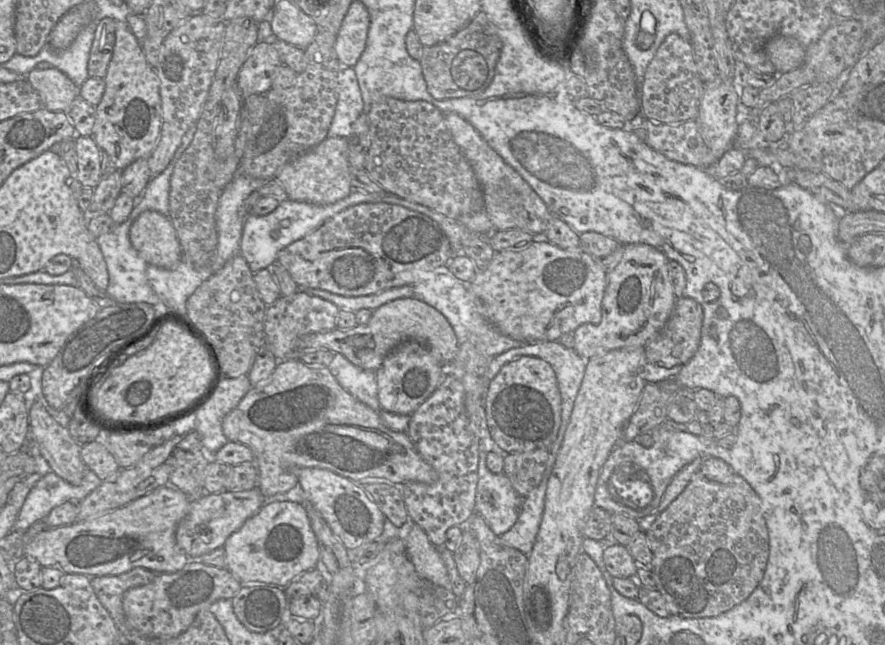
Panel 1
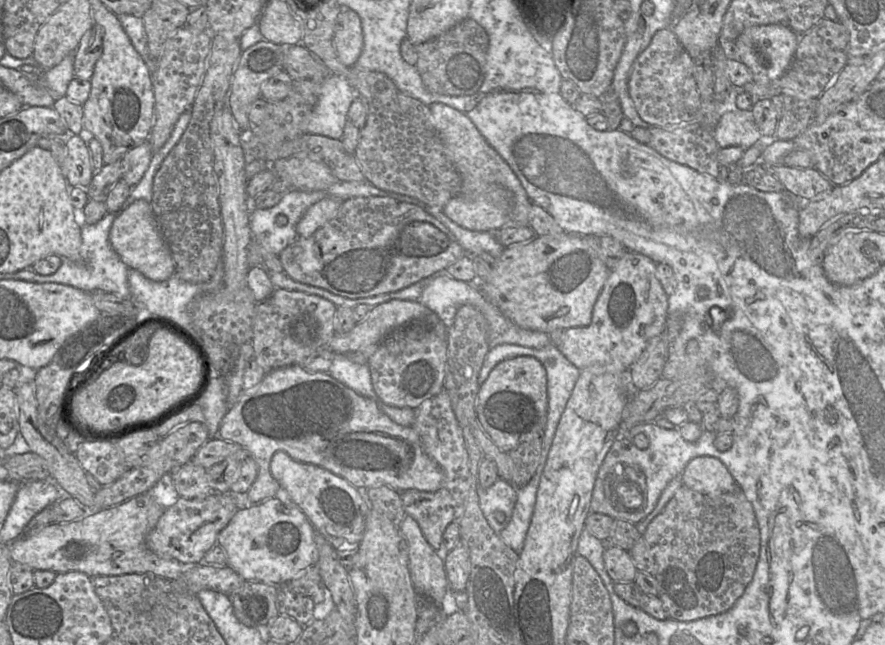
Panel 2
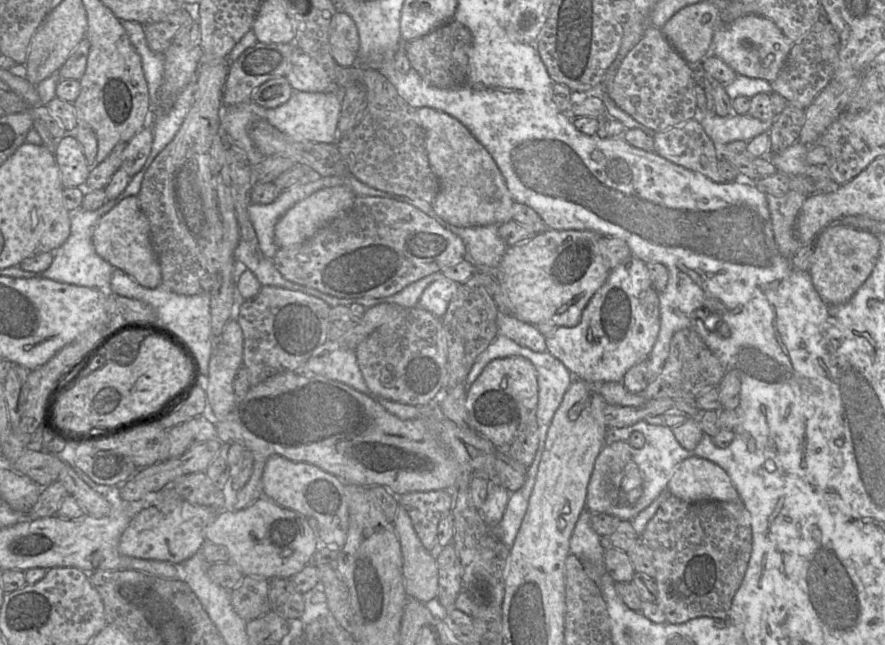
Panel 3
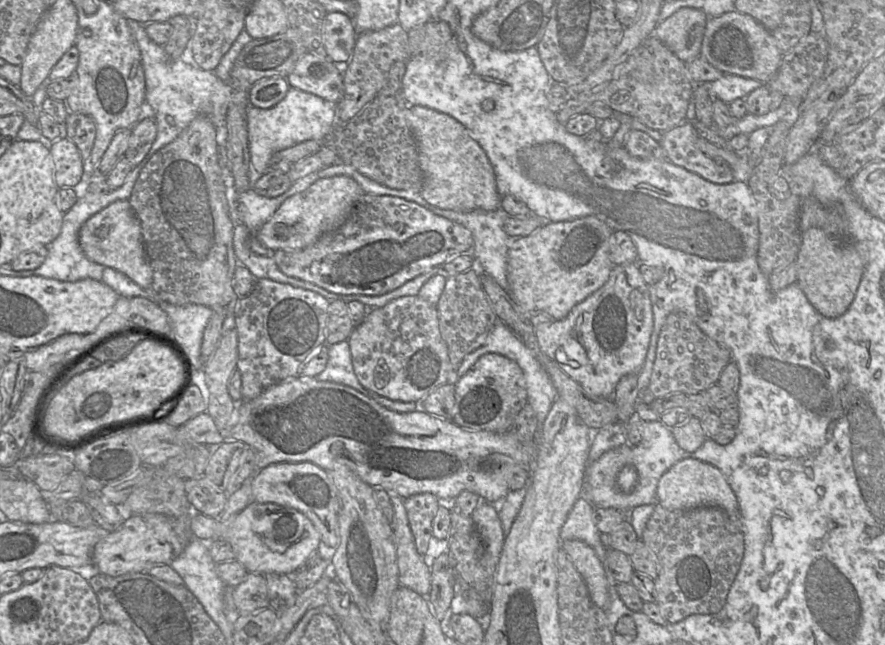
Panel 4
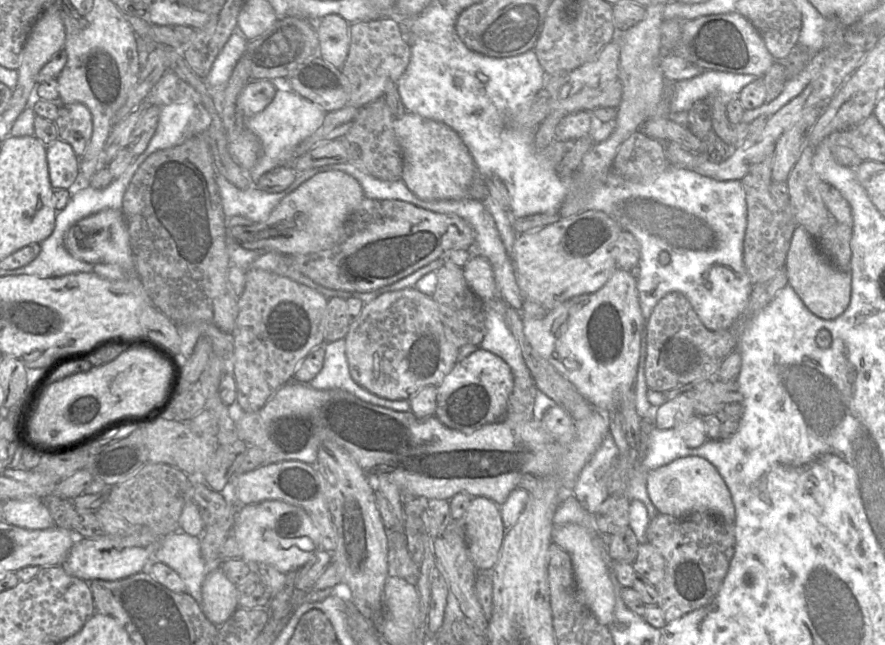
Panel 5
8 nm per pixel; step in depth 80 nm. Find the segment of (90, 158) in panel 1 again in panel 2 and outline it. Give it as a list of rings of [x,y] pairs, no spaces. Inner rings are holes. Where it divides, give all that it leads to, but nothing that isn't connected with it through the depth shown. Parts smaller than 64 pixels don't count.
[[[79,135],[66,140],[67,155],[61,166],[62,173],[70,187],[85,187],[94,175],[87,143]]]

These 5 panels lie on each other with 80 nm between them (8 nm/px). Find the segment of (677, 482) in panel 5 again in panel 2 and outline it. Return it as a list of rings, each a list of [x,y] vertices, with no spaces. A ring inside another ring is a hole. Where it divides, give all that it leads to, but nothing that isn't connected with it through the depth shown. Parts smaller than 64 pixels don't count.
[[[716,457],[693,458],[681,473],[682,486],[707,495],[719,495],[738,488],[728,468]]]

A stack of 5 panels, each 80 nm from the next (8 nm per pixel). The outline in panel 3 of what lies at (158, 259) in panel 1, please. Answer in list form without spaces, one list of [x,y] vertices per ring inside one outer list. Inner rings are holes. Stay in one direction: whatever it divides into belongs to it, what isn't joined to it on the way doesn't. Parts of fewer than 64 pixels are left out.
[[[136,196],[121,200],[98,220],[92,242],[100,257],[114,268],[125,272],[141,286],[153,289],[161,284],[161,268],[150,240],[149,222],[140,209]]]

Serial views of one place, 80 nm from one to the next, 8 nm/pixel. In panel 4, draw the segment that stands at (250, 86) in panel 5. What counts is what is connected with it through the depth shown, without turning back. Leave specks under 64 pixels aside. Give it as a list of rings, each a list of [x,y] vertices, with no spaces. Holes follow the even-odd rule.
[[[287,77],[263,79],[248,89],[248,104],[261,109],[272,108],[284,99],[289,89]]]

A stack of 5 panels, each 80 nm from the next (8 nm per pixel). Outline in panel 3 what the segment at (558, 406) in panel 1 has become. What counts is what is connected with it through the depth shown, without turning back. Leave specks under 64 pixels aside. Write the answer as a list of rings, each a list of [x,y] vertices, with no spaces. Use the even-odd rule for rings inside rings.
[[[522,356],[493,359],[467,388],[469,425],[496,448],[510,444],[529,416],[536,415],[537,404],[537,371],[532,362]]]

